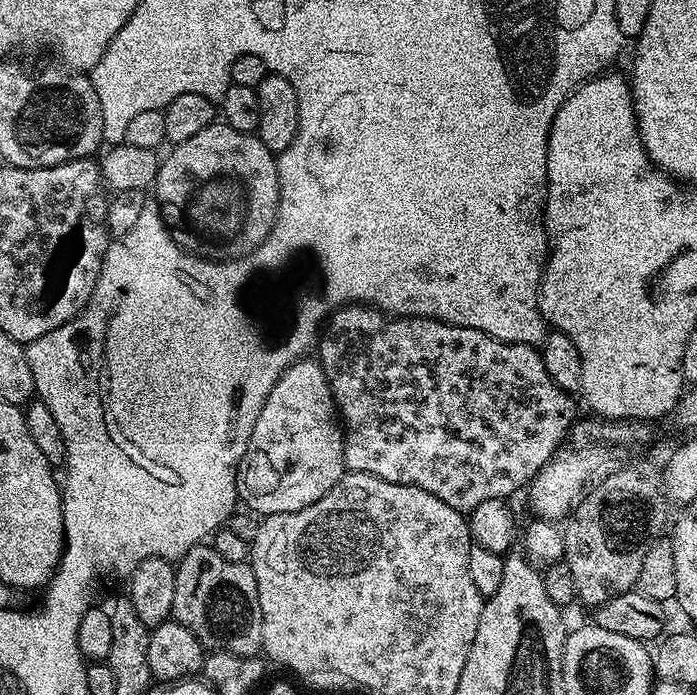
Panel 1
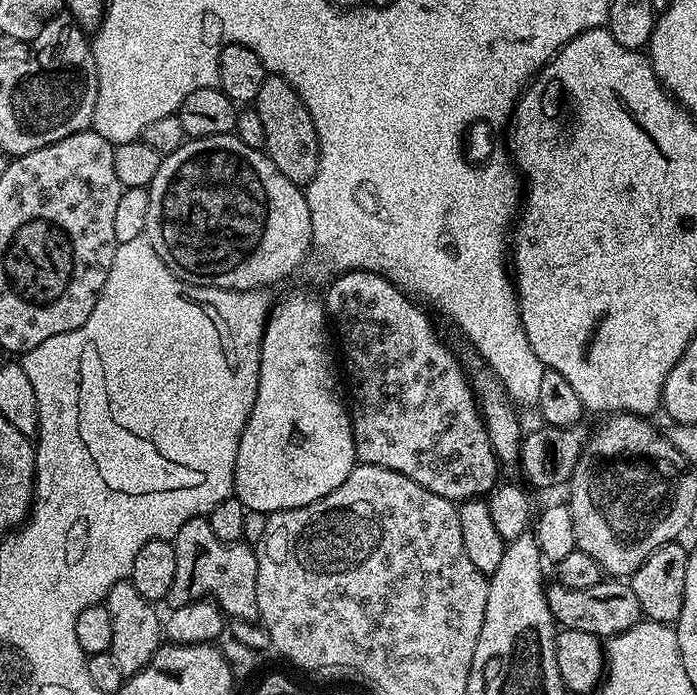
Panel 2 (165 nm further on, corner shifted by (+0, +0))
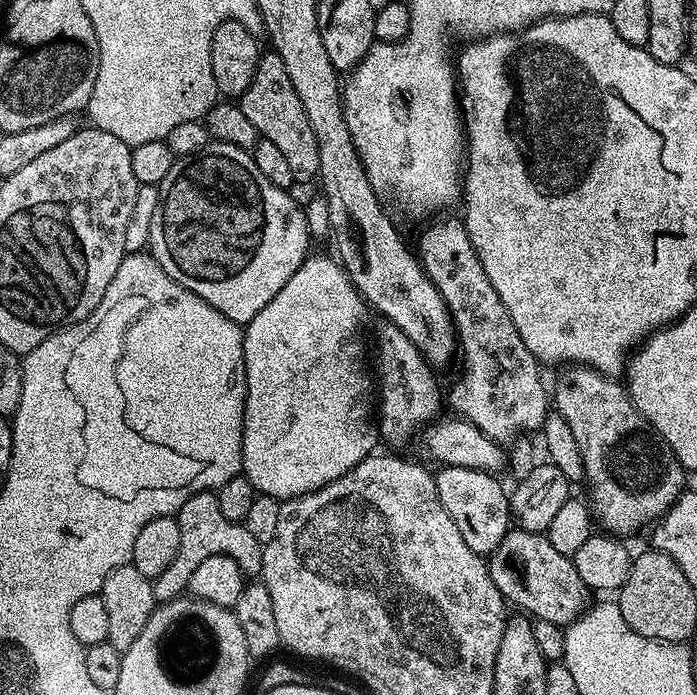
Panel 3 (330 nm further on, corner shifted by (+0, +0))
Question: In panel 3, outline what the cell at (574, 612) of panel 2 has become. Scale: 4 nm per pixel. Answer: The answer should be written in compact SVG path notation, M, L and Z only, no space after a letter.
M513 527L502 538L498 550L487 557L488 573L509 605L517 604L521 613L536 620L554 622L561 626L573 624L590 607L590 589L578 570L574 570L572 557L558 554L550 546L547 535L527 532Z

